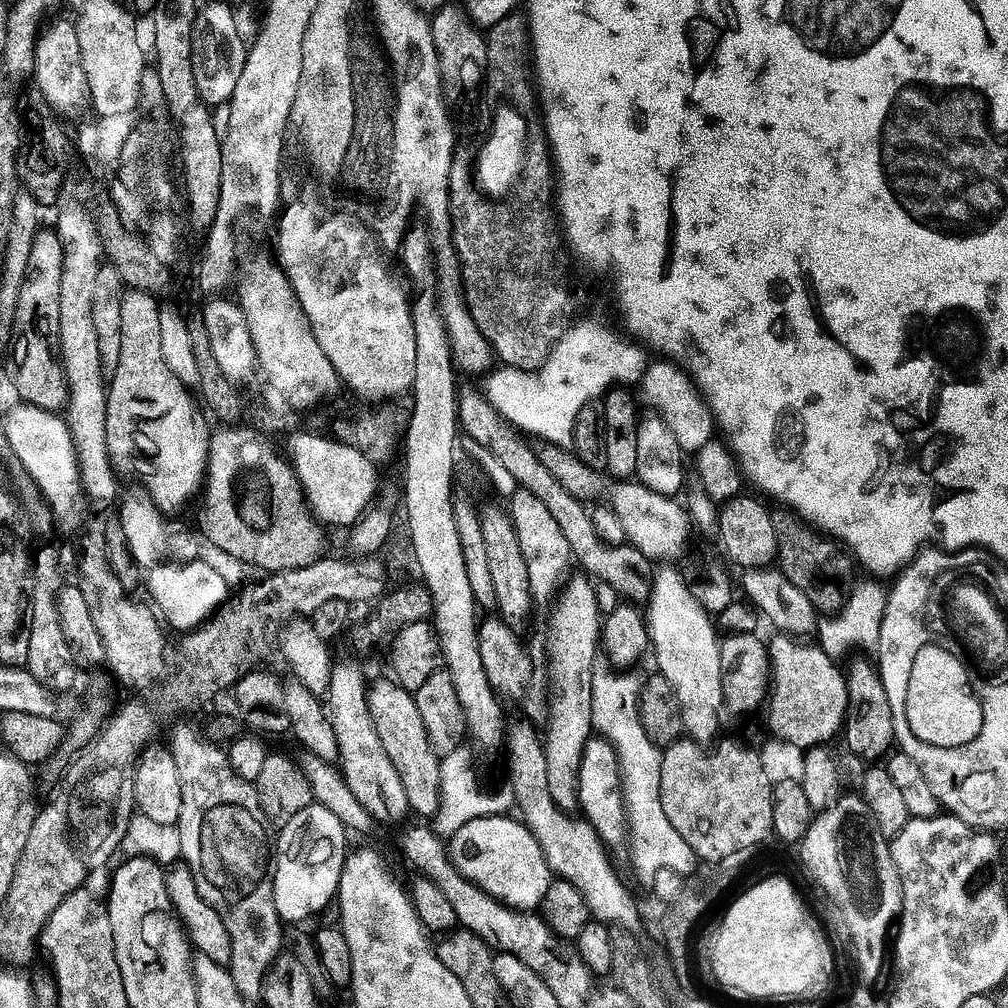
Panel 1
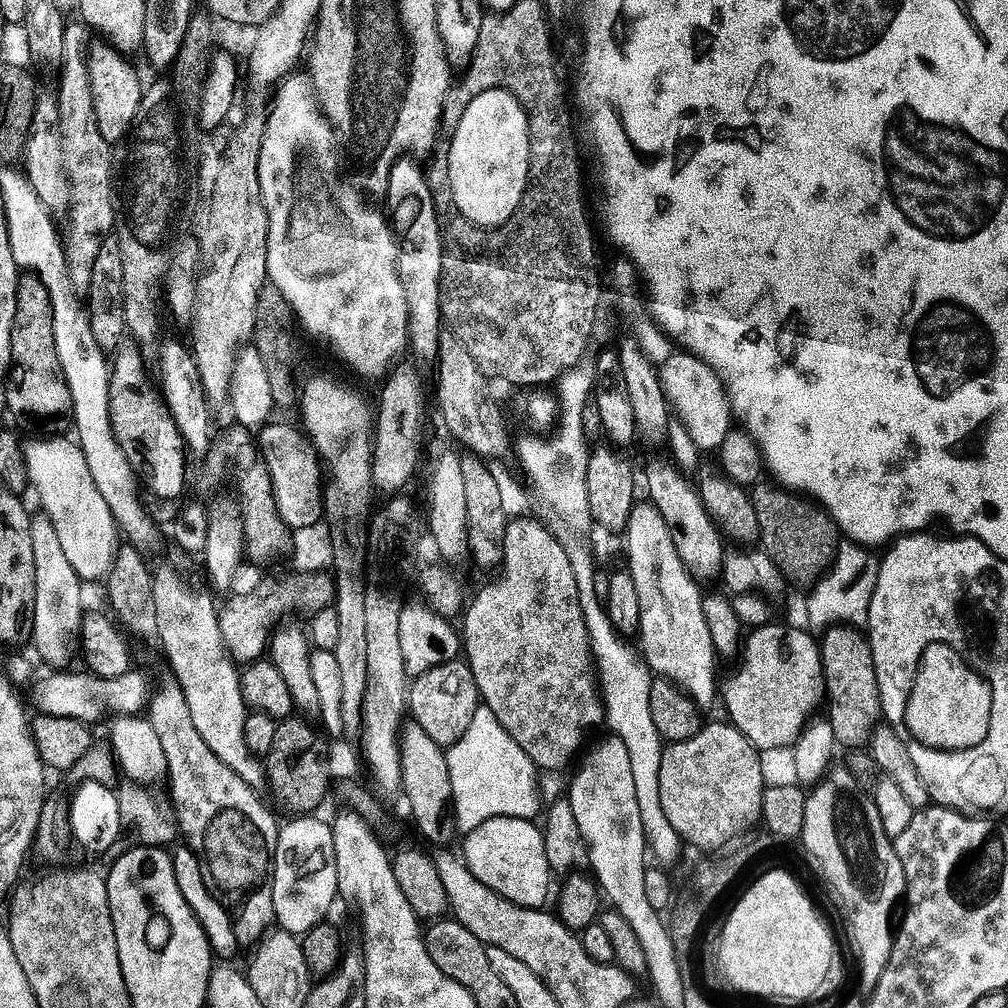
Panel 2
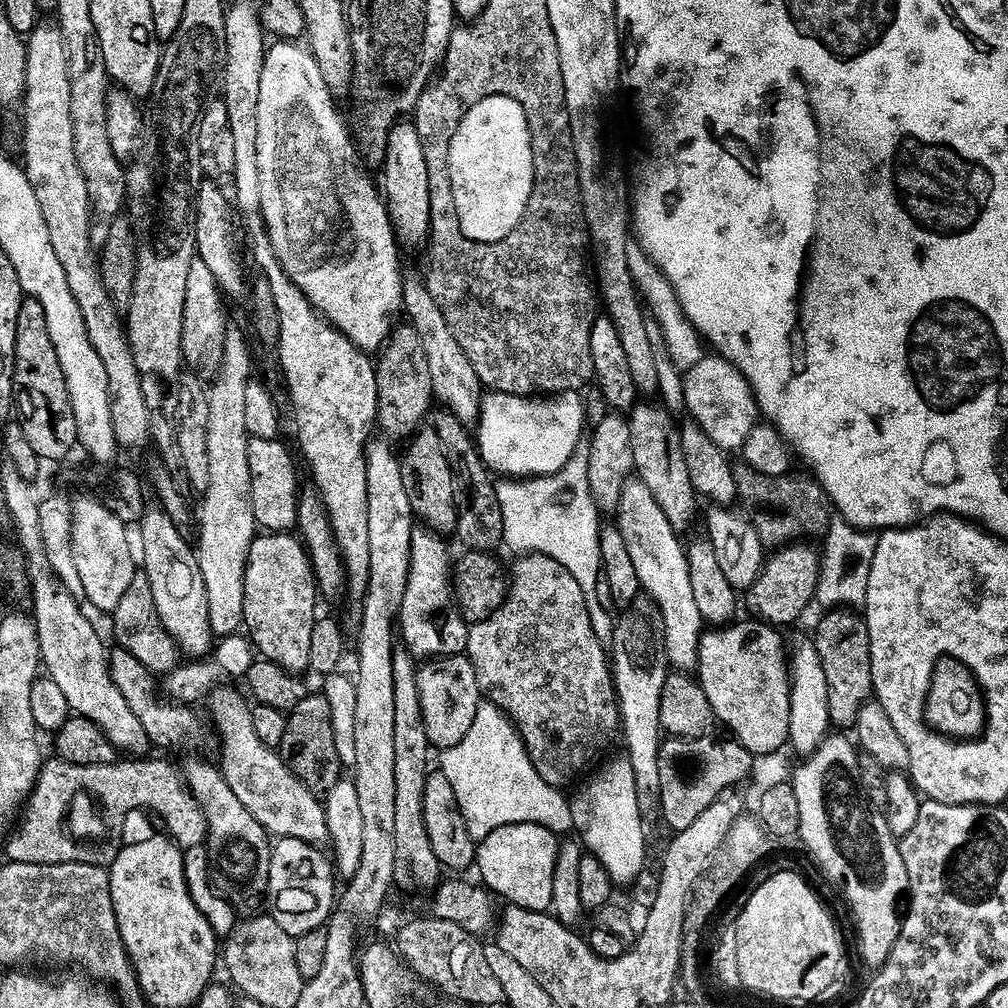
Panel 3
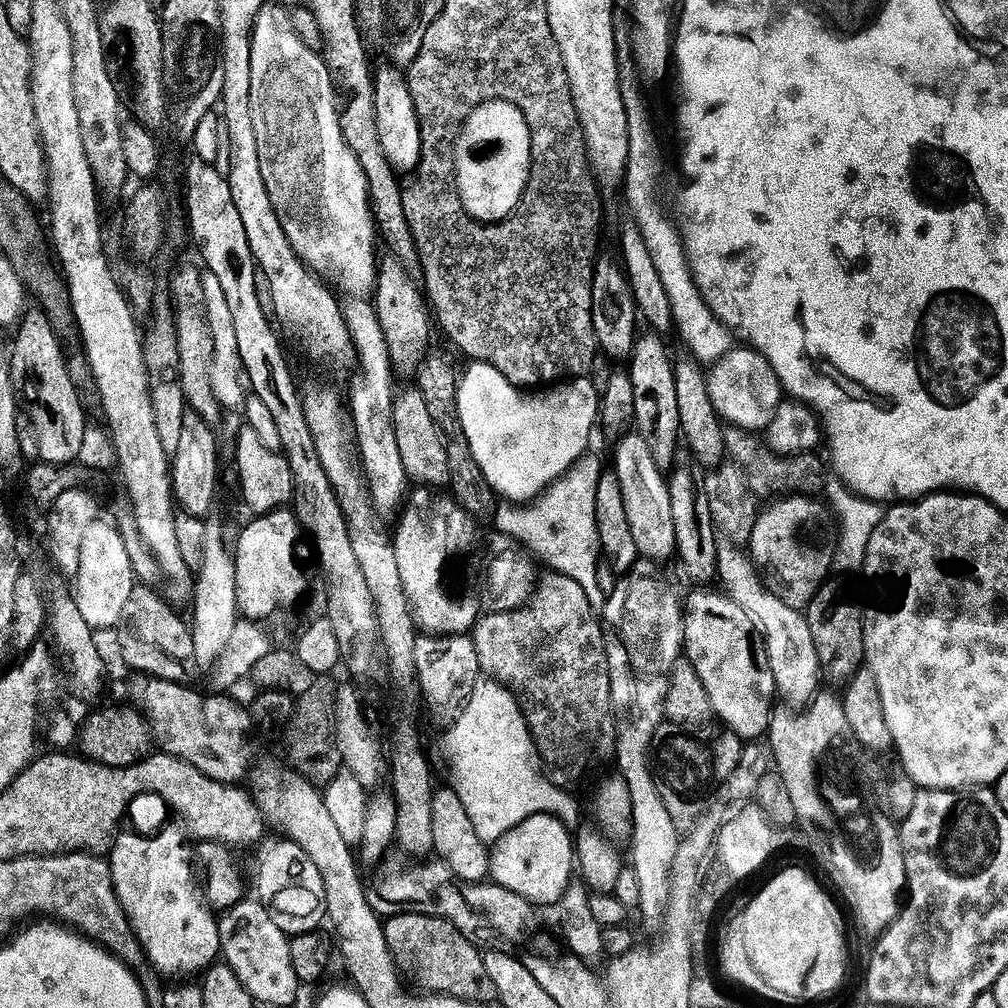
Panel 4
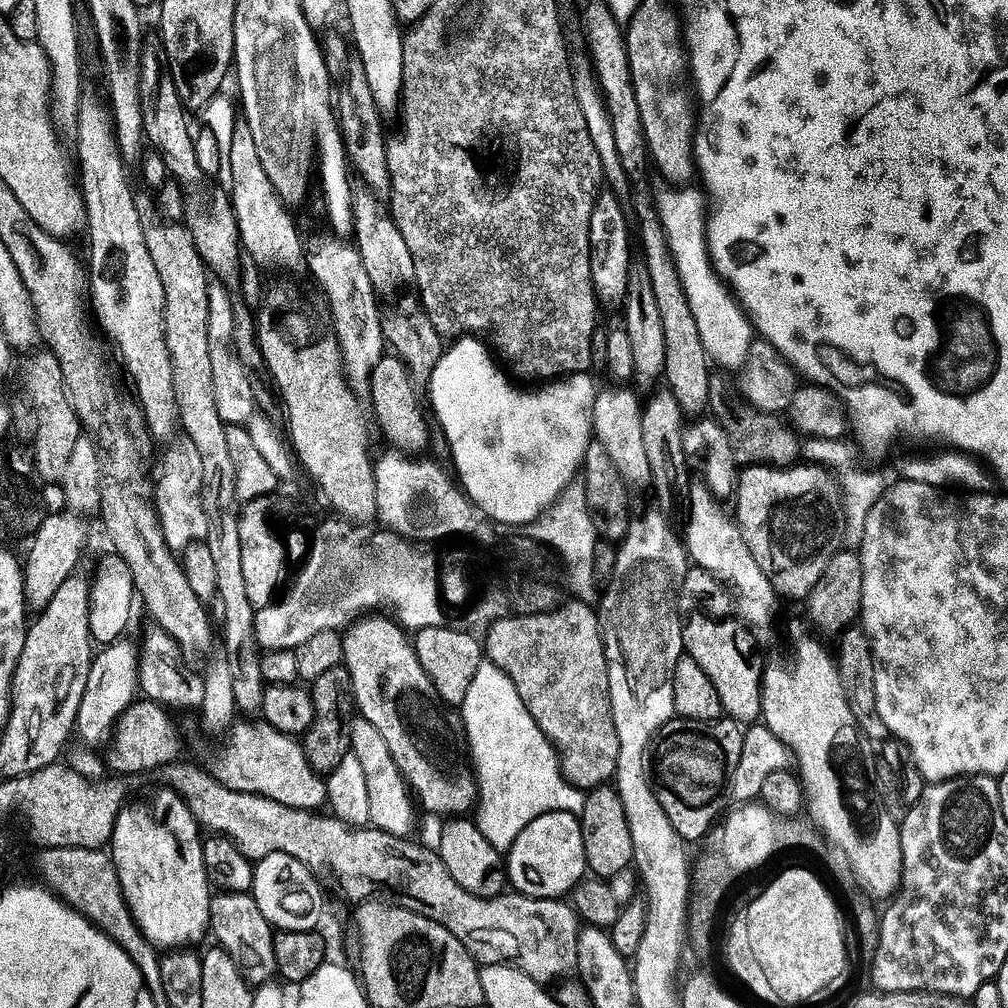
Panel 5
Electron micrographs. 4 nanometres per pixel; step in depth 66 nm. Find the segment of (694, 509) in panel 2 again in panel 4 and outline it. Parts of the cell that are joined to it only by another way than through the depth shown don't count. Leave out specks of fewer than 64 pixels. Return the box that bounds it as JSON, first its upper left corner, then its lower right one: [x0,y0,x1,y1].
[630,330,680,466]

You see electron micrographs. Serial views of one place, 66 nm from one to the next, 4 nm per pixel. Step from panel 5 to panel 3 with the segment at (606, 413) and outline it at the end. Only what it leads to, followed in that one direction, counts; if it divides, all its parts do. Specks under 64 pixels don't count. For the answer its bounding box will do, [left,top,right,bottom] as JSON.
[614,487,706,671]

